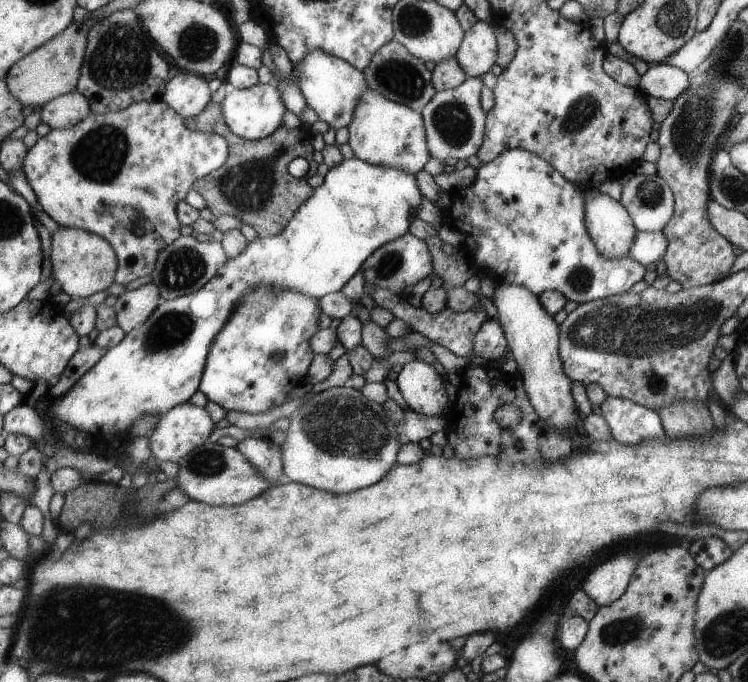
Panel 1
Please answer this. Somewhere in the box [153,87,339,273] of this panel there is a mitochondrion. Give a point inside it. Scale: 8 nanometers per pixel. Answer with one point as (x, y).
(244, 188)

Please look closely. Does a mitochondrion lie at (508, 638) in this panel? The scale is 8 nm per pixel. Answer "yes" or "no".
no

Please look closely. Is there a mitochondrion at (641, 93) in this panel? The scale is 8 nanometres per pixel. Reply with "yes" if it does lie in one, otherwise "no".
no

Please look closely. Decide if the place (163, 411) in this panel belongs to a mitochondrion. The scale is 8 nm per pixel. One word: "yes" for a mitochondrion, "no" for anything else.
no

